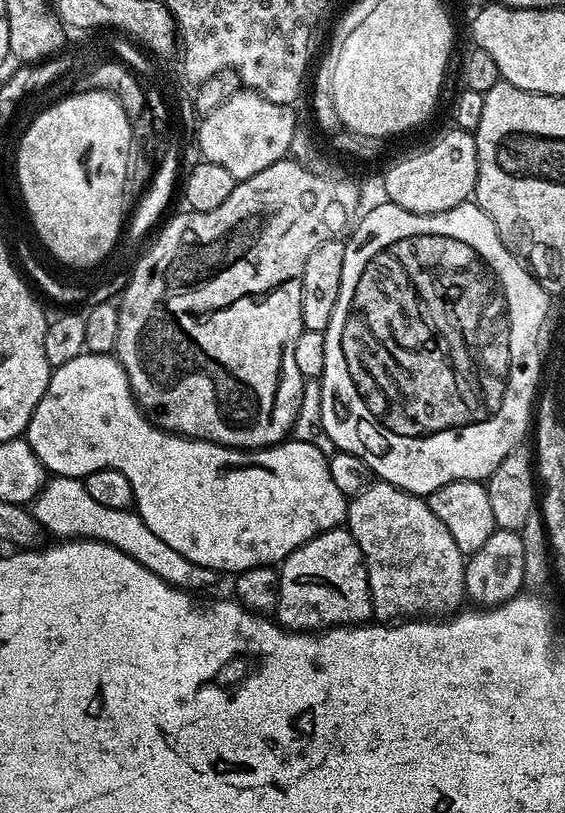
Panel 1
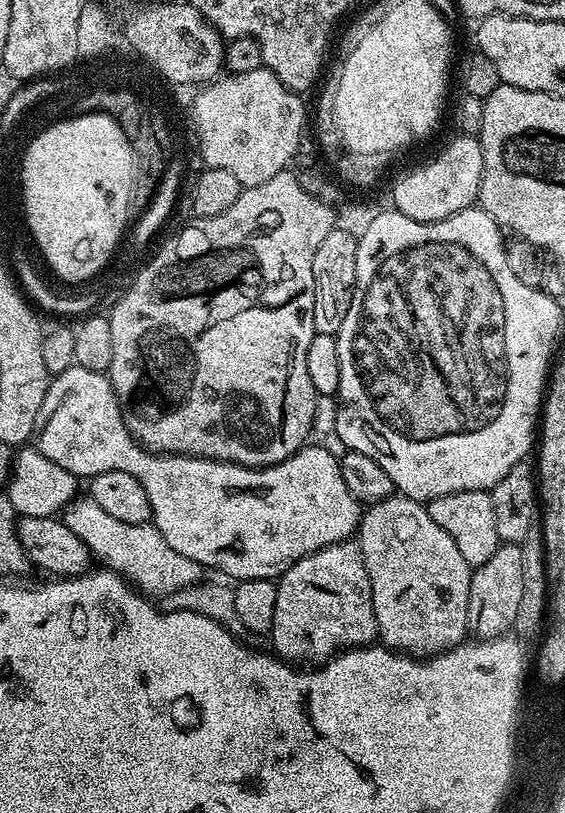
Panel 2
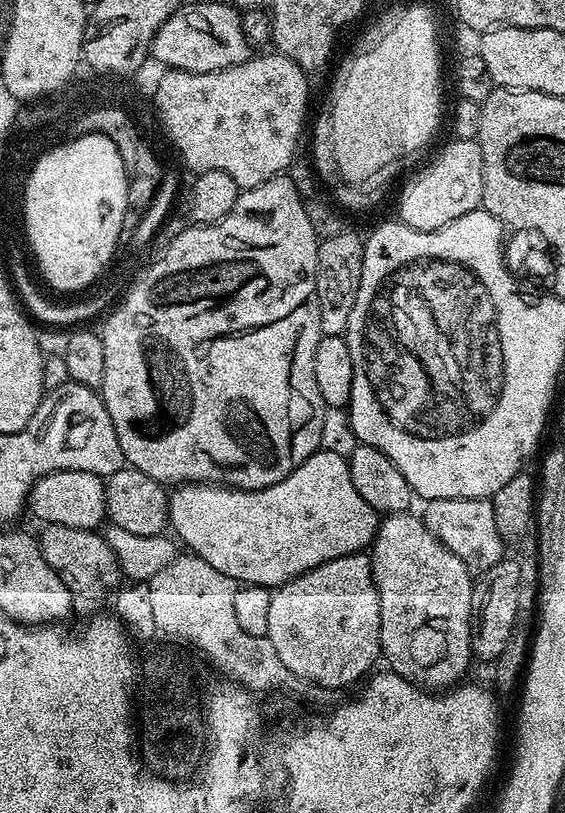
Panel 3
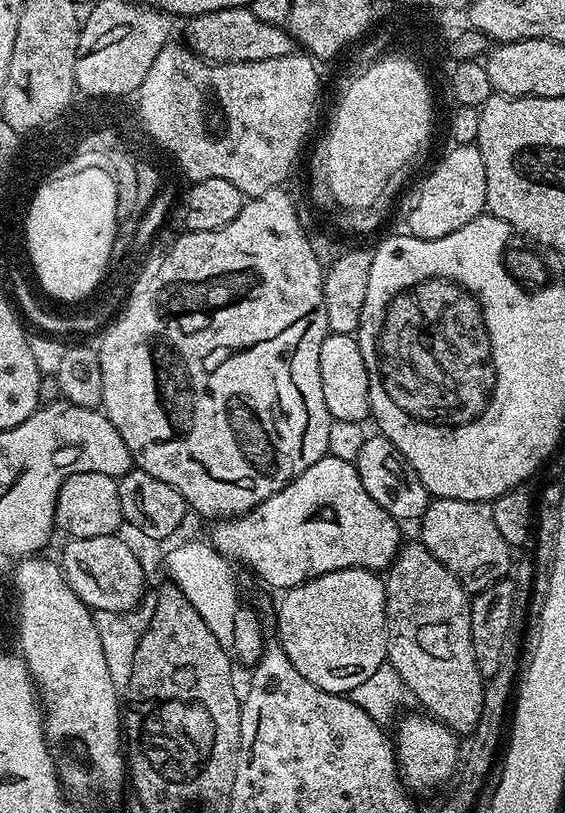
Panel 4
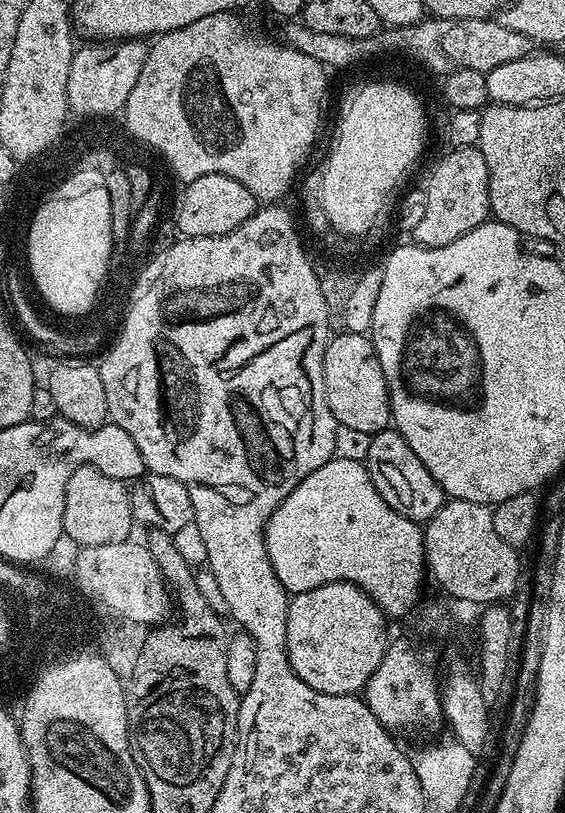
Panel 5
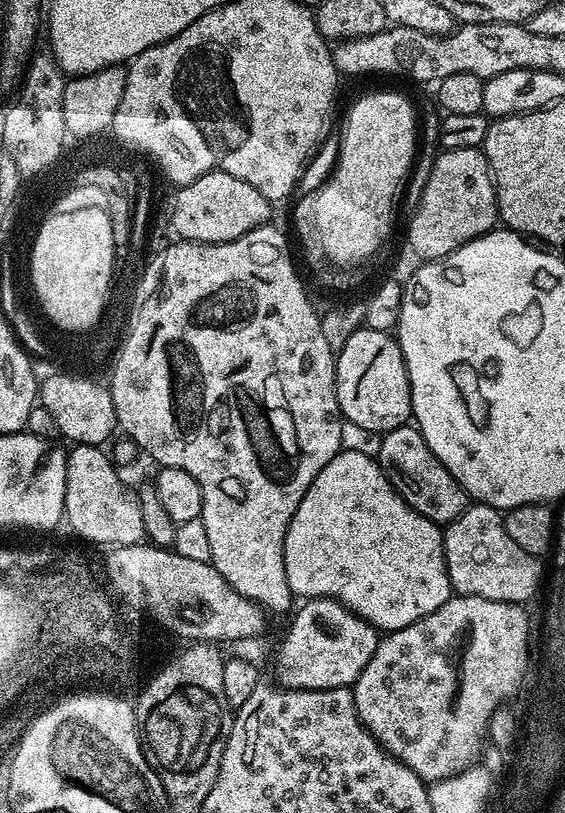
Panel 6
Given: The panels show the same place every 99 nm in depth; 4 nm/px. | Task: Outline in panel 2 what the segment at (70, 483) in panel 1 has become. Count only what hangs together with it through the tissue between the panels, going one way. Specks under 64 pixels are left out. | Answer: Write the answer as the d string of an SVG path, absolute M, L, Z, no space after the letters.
M87 494L73 500L64 509L62 519L66 526L70 526L70 530L74 530L74 534L78 534L78 538L82 538L82 542L86 542L93 557L100 560L103 567L119 573L133 588L149 598L169 598L175 592L194 587L205 579L206 569L172 549L155 524L122 522L106 514L106 510L100 509L98 502L94 502Z

